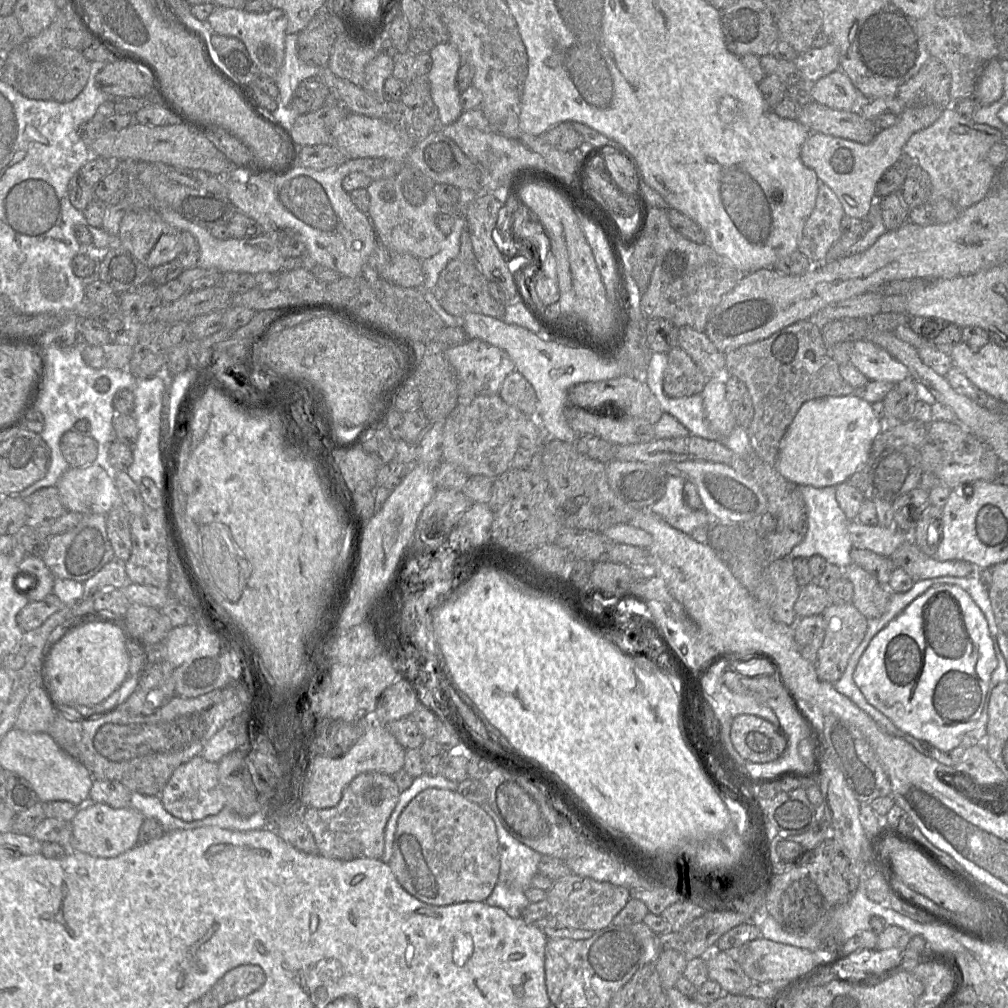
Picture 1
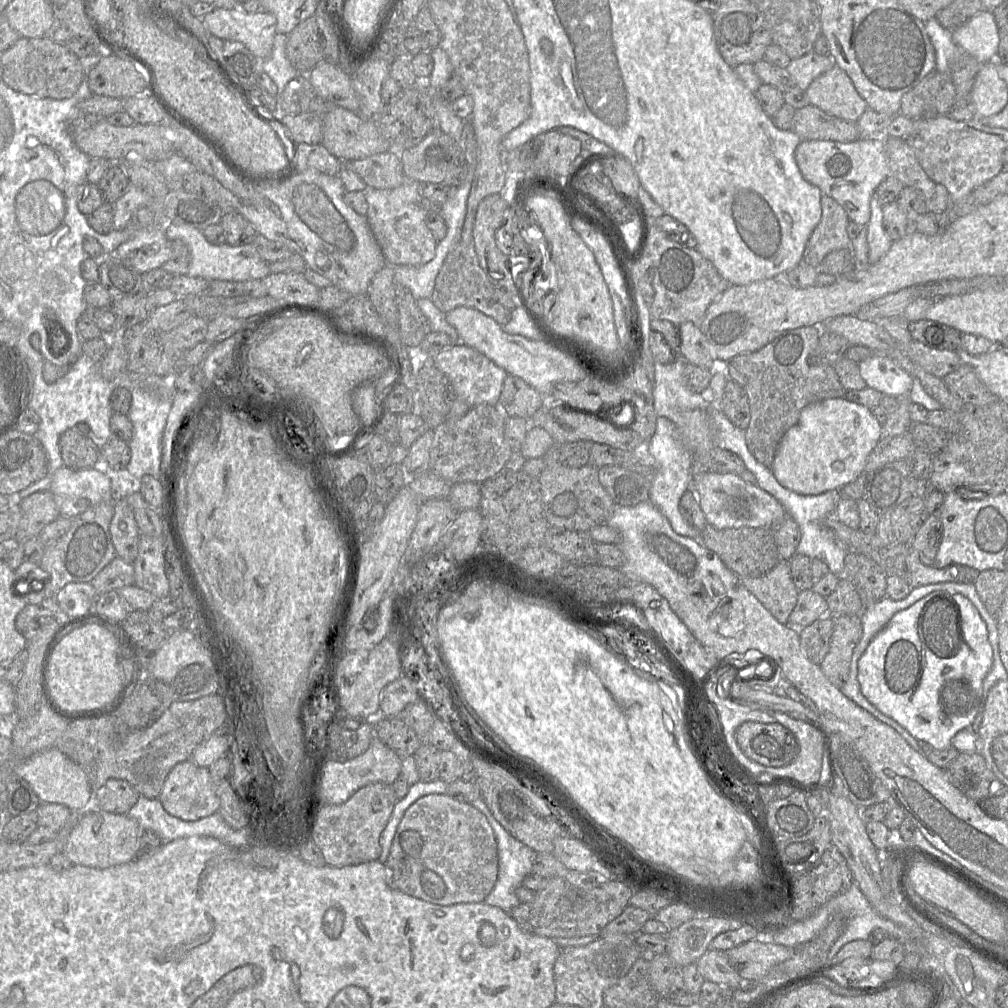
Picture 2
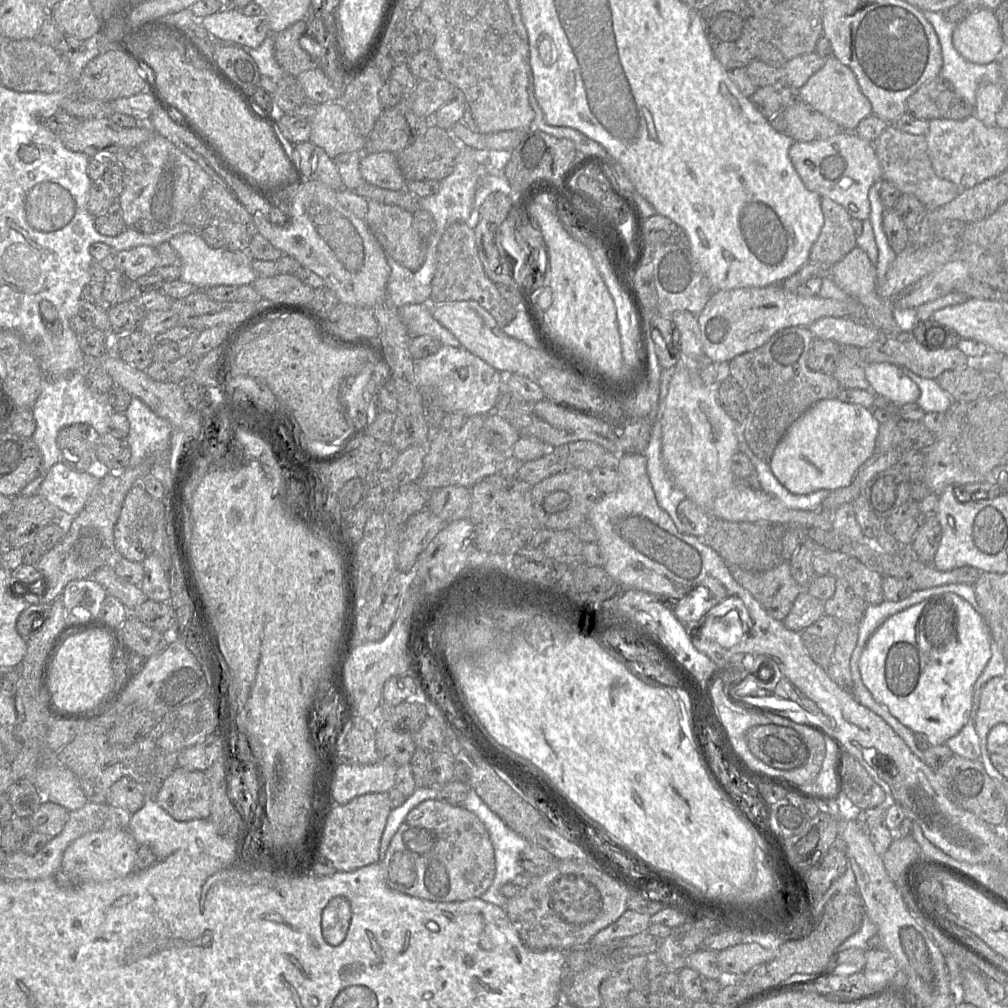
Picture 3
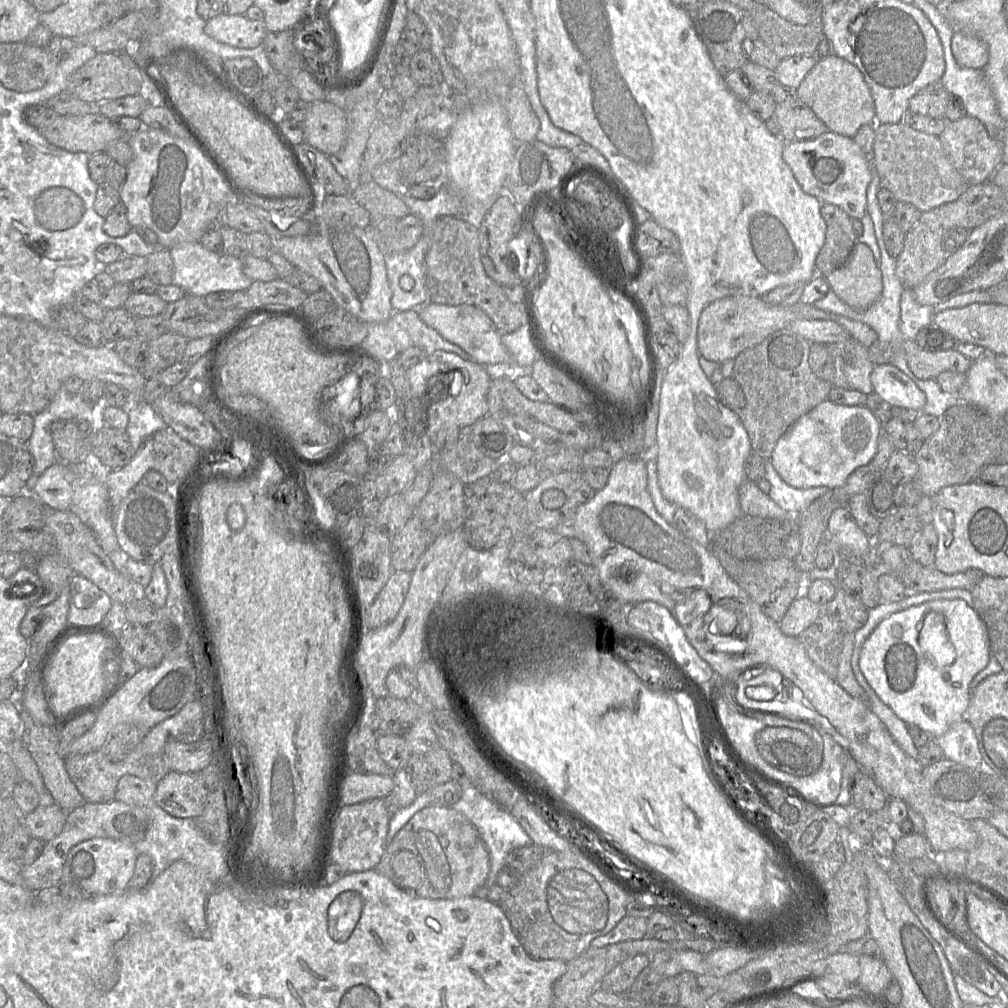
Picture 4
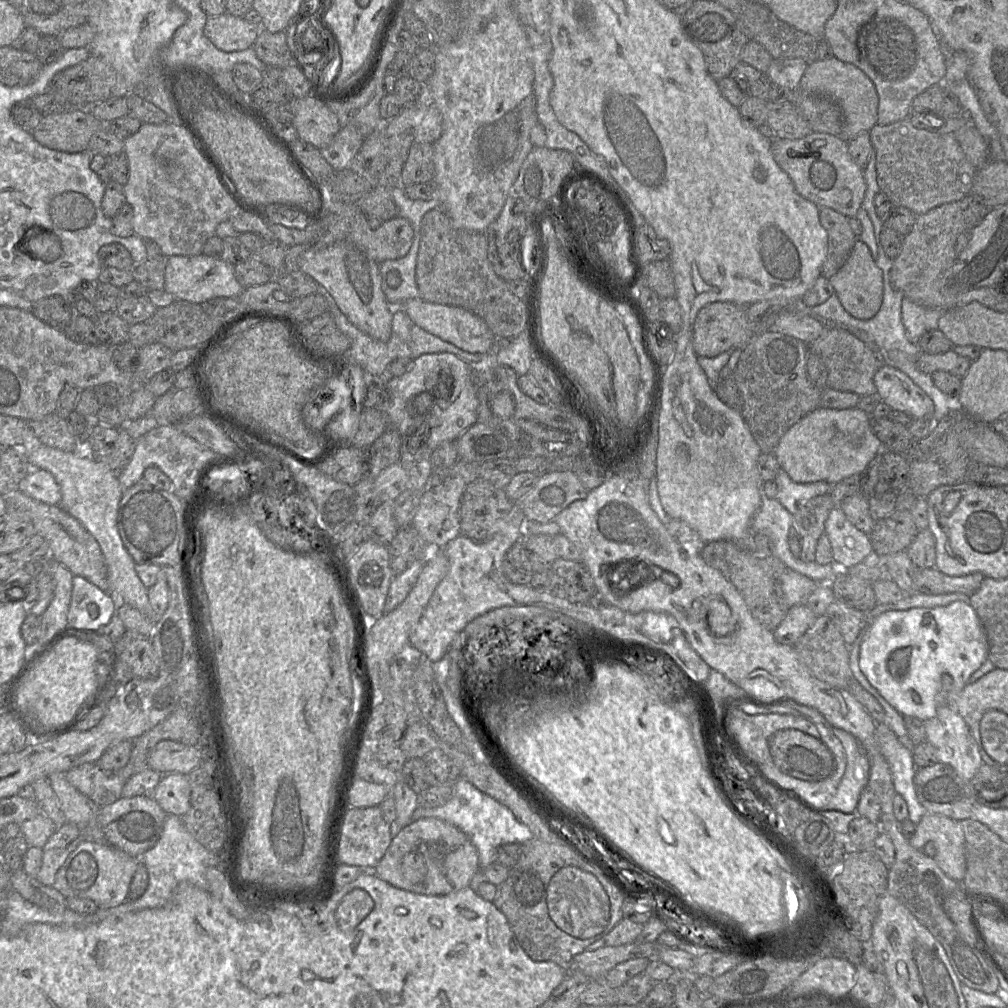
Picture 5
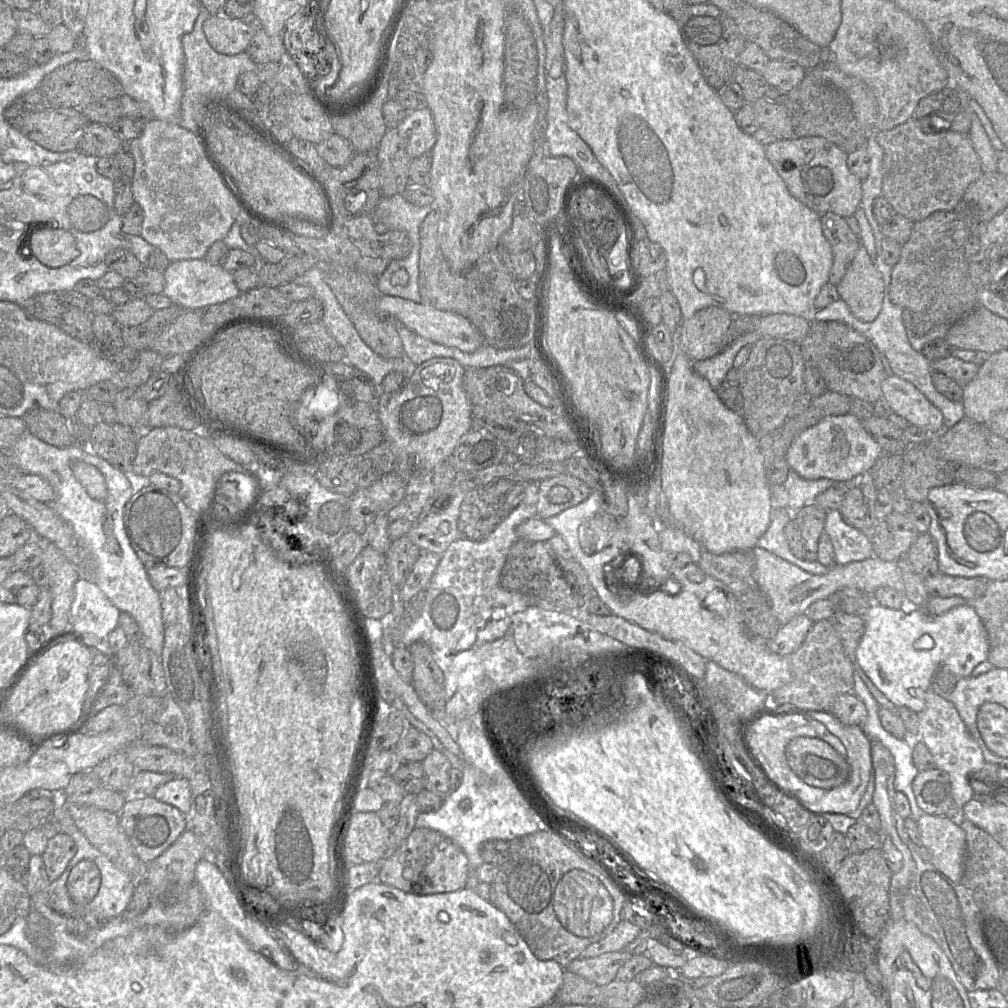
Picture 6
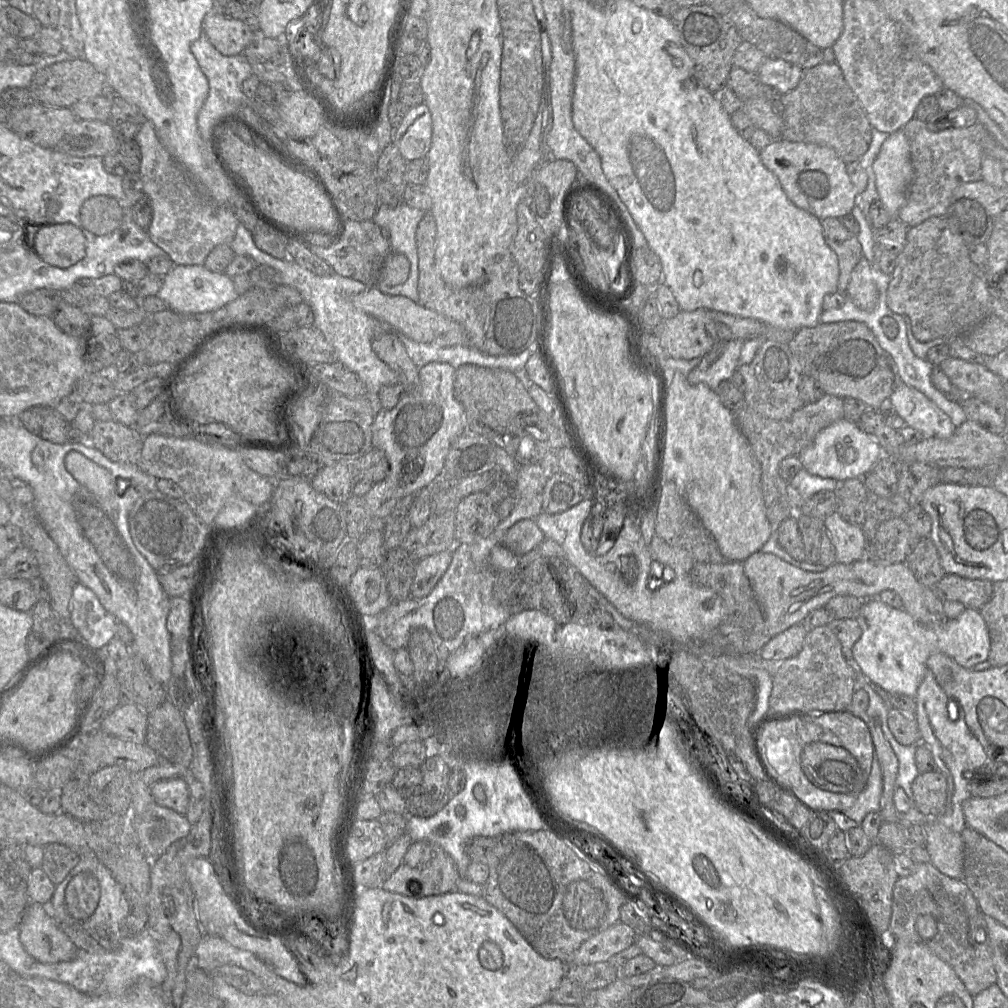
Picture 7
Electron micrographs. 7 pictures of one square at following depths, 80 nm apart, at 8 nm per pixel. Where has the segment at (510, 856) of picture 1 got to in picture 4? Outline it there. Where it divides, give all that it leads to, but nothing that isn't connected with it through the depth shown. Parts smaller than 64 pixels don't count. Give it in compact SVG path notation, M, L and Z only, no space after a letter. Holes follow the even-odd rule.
M472 784L462 786L461 798L451 807L464 814L473 823L488 848L490 871L485 883L479 887L479 893L474 894L481 899L487 899L489 887L496 883L499 872L506 866L508 852L531 844L531 839L510 812L487 798Z

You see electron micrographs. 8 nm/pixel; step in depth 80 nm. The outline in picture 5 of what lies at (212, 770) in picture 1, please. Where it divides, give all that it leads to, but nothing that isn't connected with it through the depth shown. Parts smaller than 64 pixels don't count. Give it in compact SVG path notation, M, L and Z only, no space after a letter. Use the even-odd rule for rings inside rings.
M182 773L162 774L153 792L154 800L167 814L184 815L190 808L191 786Z

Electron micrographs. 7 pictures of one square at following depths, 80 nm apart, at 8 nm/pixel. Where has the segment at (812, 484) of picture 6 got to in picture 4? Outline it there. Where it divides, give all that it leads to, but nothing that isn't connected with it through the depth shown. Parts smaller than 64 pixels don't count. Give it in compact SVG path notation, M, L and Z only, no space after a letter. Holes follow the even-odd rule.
M771 461L765 462L764 479L771 485L769 498L789 515L802 513L814 500L824 496L830 490L827 487L793 488L782 480Z

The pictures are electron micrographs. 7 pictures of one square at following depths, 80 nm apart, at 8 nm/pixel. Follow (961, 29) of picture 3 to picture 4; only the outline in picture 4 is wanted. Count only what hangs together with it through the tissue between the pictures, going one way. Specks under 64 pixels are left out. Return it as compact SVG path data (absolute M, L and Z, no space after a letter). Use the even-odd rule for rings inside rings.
M954 32L951 50L957 64L961 67L983 69L988 62L987 45L969 34Z

